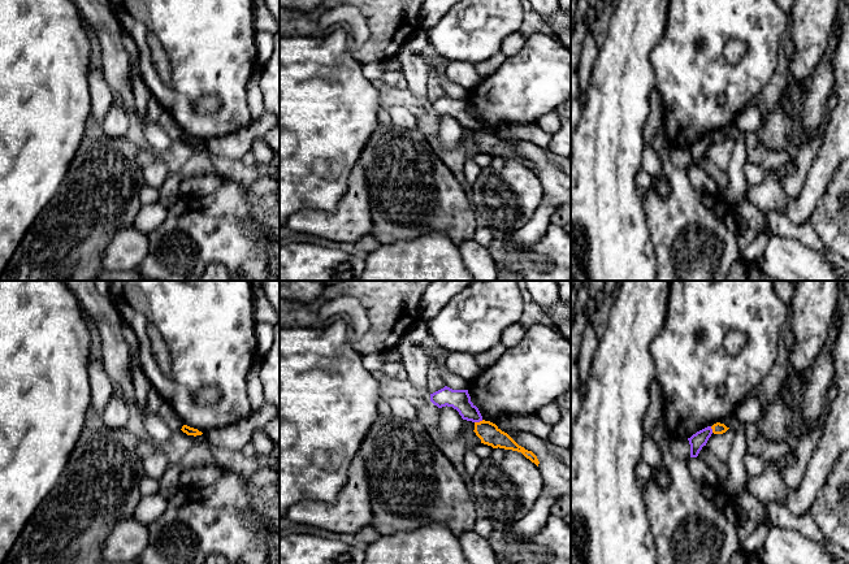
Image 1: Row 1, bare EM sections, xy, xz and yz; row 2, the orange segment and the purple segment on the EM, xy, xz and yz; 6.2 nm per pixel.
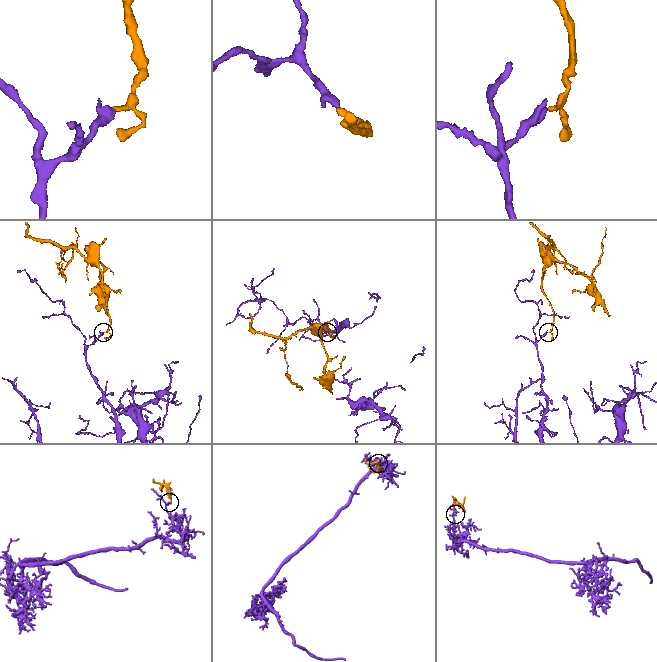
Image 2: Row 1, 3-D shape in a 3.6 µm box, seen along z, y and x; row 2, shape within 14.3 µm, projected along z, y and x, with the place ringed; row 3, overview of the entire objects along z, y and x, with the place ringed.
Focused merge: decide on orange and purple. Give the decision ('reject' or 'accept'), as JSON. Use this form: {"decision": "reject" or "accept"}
{"decision": "reject"}

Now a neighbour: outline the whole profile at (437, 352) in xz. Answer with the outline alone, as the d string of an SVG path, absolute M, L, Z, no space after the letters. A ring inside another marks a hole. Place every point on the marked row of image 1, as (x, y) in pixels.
M438 344L428 348L429 355L432 357L432 363L436 363L443 369L442 378L445 381L445 386L452 389L452 390L468 390L469 382L450 373L445 368L445 357L446 357L446 350Z

